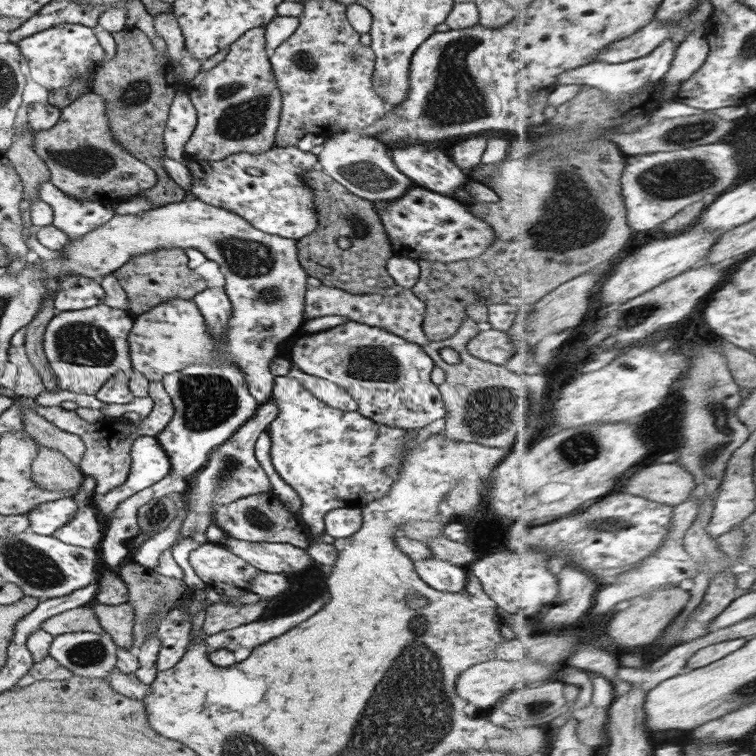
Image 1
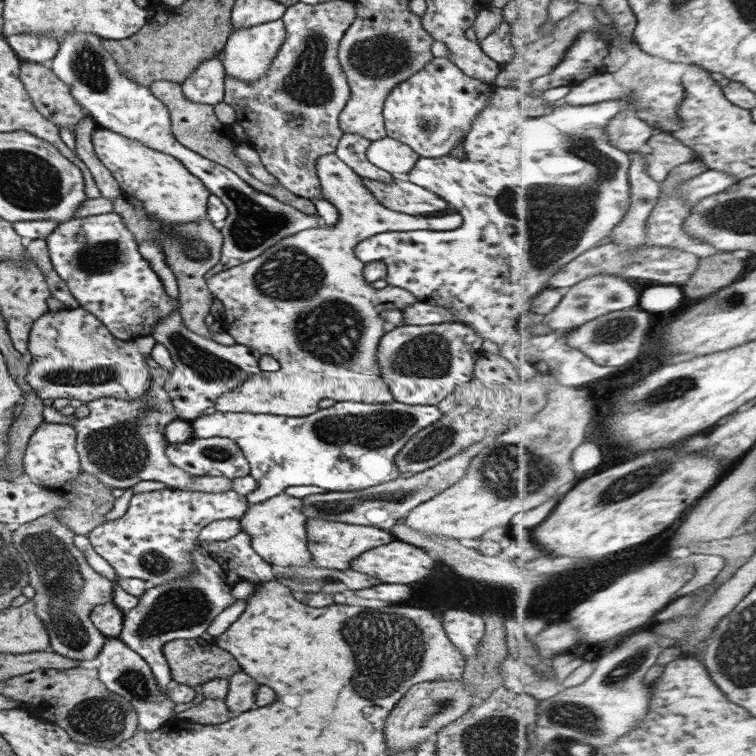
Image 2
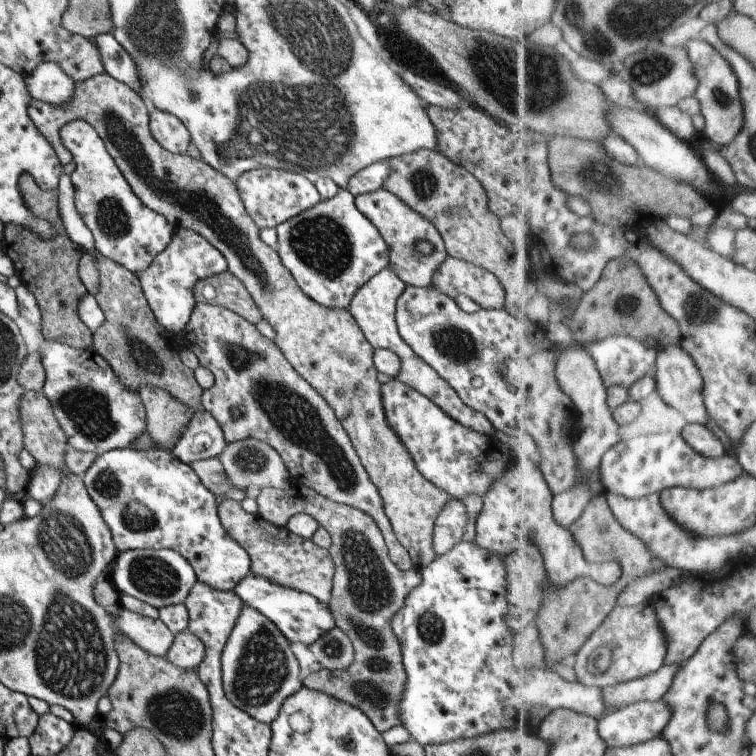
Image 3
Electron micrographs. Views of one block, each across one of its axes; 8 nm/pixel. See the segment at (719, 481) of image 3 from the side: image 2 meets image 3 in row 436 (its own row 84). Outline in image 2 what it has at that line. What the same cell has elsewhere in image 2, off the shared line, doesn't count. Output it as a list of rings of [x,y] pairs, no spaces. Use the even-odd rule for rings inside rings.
[[[634,41],[630,44],[625,46],[625,52],[627,52],[627,64],[625,66],[621,66],[617,72],[612,72],[613,76],[615,76],[615,80],[621,84],[621,86],[629,89],[629,94],[626,94],[626,97],[631,97],[631,102],[625,102],[625,100],[611,100],[611,101],[605,101],[605,102],[599,102],[596,104],[591,105],[564,105],[561,107],[557,107],[557,112],[550,112],[548,115],[539,117],[539,118],[519,118],[519,116],[515,116],[515,112],[519,112],[519,109],[513,110],[513,88],[504,86],[504,85],[497,85],[497,87],[494,87],[494,93],[492,94],[491,99],[489,99],[489,103],[485,104],[485,109],[483,109],[474,119],[473,124],[471,125],[471,128],[469,129],[469,132],[464,136],[462,140],[462,157],[452,157],[449,155],[443,155],[439,158],[423,158],[419,157],[415,164],[413,165],[413,168],[409,170],[409,172],[403,177],[407,182],[412,182],[414,185],[420,186],[421,188],[424,188],[425,190],[428,190],[429,192],[434,192],[439,198],[442,198],[445,200],[447,206],[448,206],[448,212],[453,213],[459,213],[462,218],[461,226],[458,226],[455,230],[447,230],[447,231],[409,231],[409,232],[382,232],[379,234],[374,234],[373,236],[370,236],[369,238],[365,238],[365,240],[357,242],[357,244],[354,246],[353,254],[355,255],[355,258],[358,258],[362,263],[368,263],[371,261],[375,262],[381,262],[381,264],[386,266],[386,277],[384,278],[384,281],[389,286],[395,286],[397,288],[401,288],[403,290],[406,290],[407,292],[410,292],[413,295],[413,298],[417,302],[421,303],[427,303],[431,306],[439,306],[439,308],[443,308],[443,310],[449,310],[451,314],[453,314],[453,318],[455,318],[455,321],[453,322],[459,322],[461,324],[467,325],[467,328],[470,328],[479,336],[479,338],[483,339],[484,341],[493,342],[495,346],[498,346],[499,349],[499,356],[503,357],[504,359],[507,359],[508,361],[515,363],[519,361],[518,358],[518,348],[519,347],[525,347],[526,348],[526,358],[527,358],[527,348],[530,345],[531,342],[531,336],[529,334],[532,334],[529,332],[528,324],[525,322],[523,326],[517,322],[519,320],[520,315],[525,316],[525,320],[528,320],[528,314],[532,312],[533,308],[533,302],[536,300],[537,296],[539,296],[541,290],[545,290],[547,286],[549,286],[549,278],[557,272],[557,262],[559,262],[559,268],[563,268],[565,264],[569,264],[572,260],[575,260],[577,257],[580,256],[580,254],[587,253],[588,250],[591,250],[592,248],[595,248],[595,246],[599,246],[599,242],[603,240],[603,238],[607,238],[607,236],[613,235],[613,230],[615,230],[616,226],[620,224],[621,221],[624,220],[624,216],[628,213],[628,210],[631,209],[631,206],[633,204],[632,202],[632,183],[630,182],[630,169],[632,168],[632,157],[630,153],[623,152],[623,150],[618,150],[617,147],[611,146],[609,144],[609,140],[607,139],[607,124],[615,118],[620,112],[623,110],[631,110],[633,112],[636,112],[639,118],[645,119],[649,121],[650,125],[652,127],[661,128],[661,130],[665,132],[673,133],[676,130],[679,130],[682,127],[682,122],[684,120],[682,119],[682,116],[679,112],[679,105],[683,103],[683,99],[686,97],[686,88],[683,84],[683,75],[690,69],[690,65],[687,63],[680,63],[680,62],[671,62],[669,59],[655,56],[652,54],[649,54],[648,52],[645,52],[645,50],[641,49]]]

